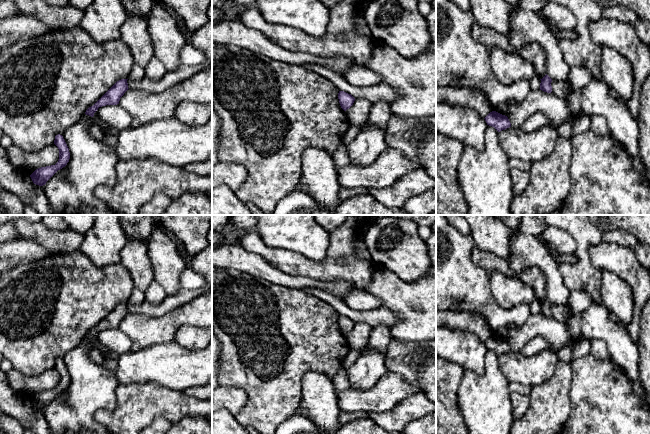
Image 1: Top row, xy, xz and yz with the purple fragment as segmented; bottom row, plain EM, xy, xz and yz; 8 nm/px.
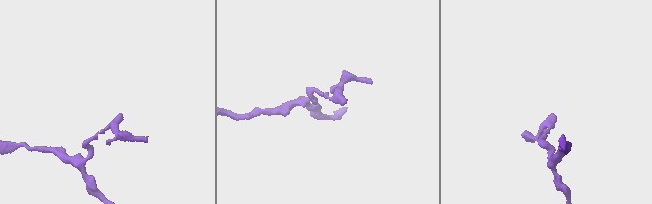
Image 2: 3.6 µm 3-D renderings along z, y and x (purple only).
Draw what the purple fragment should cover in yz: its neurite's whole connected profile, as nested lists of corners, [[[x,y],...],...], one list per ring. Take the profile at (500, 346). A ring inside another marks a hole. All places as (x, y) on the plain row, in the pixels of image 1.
[[[496,335],[490,336],[484,343],[487,349],[494,351],[498,356],[511,351],[508,341]]]

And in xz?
[[[339,315],[338,323],[339,323],[340,330],[344,335],[349,333],[355,325],[355,322],[351,318],[348,318],[344,315]]]

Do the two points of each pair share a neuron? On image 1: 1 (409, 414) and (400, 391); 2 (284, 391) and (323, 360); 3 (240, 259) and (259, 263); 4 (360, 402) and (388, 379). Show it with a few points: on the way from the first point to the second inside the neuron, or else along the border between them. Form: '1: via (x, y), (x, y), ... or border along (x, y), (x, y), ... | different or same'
1: border along (421, 390), (408, 395), (395, 406), (383, 412) | different
2: via (289, 380), (309, 360), (312, 360) | same
3: via (245, 262), (254, 263) | same
4: via (367, 401), (382, 386) | same

